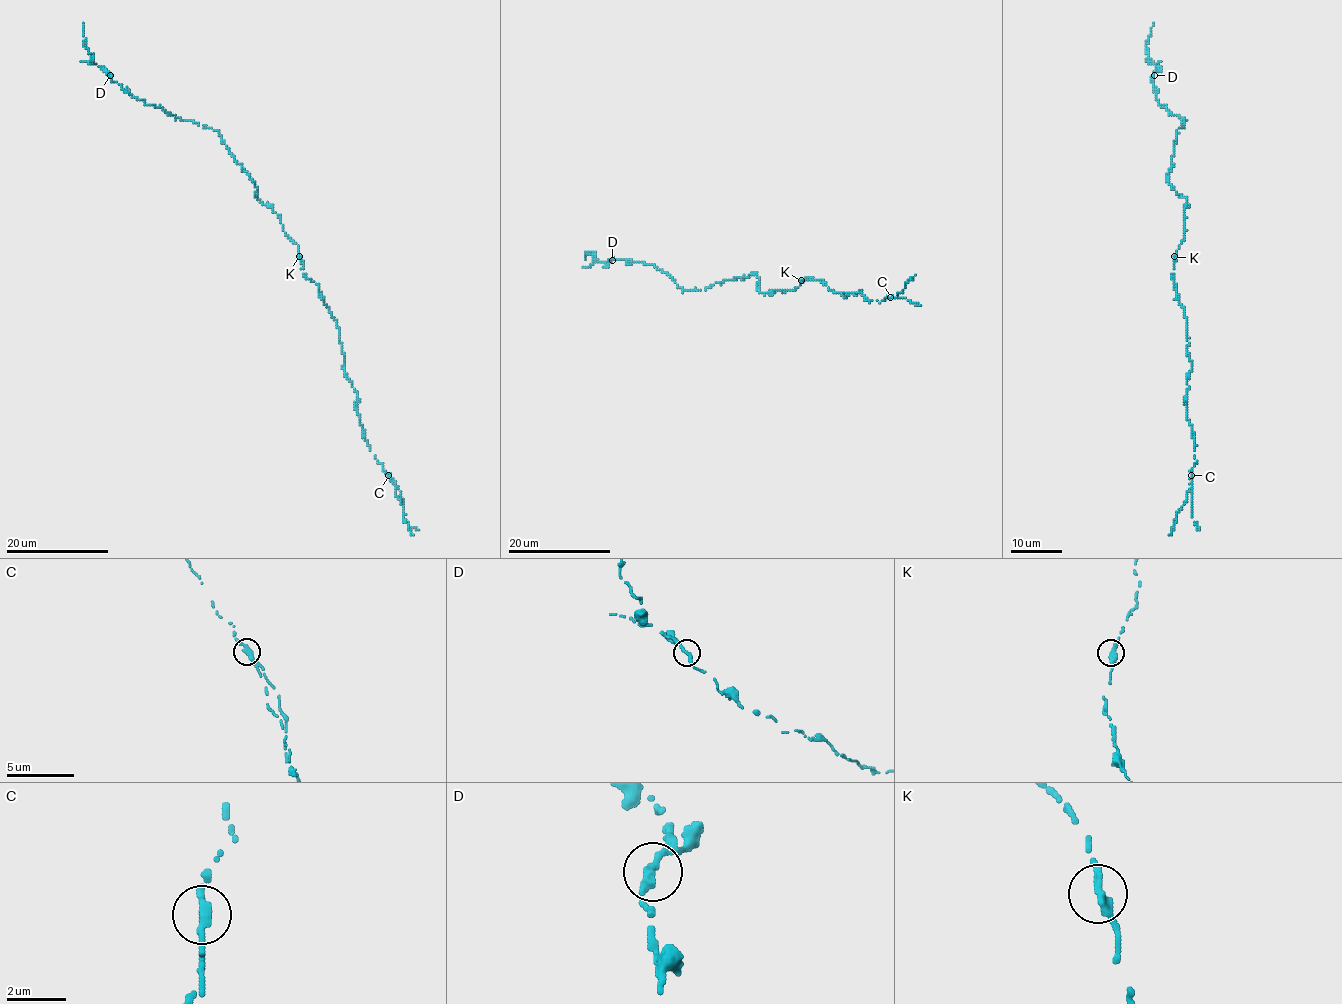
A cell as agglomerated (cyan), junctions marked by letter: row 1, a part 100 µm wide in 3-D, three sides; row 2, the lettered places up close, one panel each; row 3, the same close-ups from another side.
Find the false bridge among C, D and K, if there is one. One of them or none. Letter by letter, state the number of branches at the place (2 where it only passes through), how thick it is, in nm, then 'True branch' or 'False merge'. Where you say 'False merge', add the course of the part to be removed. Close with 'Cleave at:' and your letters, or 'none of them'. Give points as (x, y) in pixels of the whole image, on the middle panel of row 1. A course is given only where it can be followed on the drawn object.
C: Branches: 2. Thickness 320 nm. False merge. Course of the part to remove: (890, 297), (902, 297), (921, 305)
D: Branches: 2. Thickness 280 nm. True branch
K: Branches: 2. Thickness 320 nm. True branch
Cleave at: C

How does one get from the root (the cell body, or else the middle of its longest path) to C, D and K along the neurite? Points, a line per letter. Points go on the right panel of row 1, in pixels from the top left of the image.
C: (1185, 233), (1176, 253), (1172, 279), (1187, 320), (1191, 372), (1187, 377), (1186, 404), (1196, 460), (1191, 475)
D: (1185, 233), (1187, 199), (1168, 183), (1177, 130), (1183, 126), (1183, 119), (1159, 105), (1151, 80), (1154, 75)
K: (1185, 233), (1174, 256)

